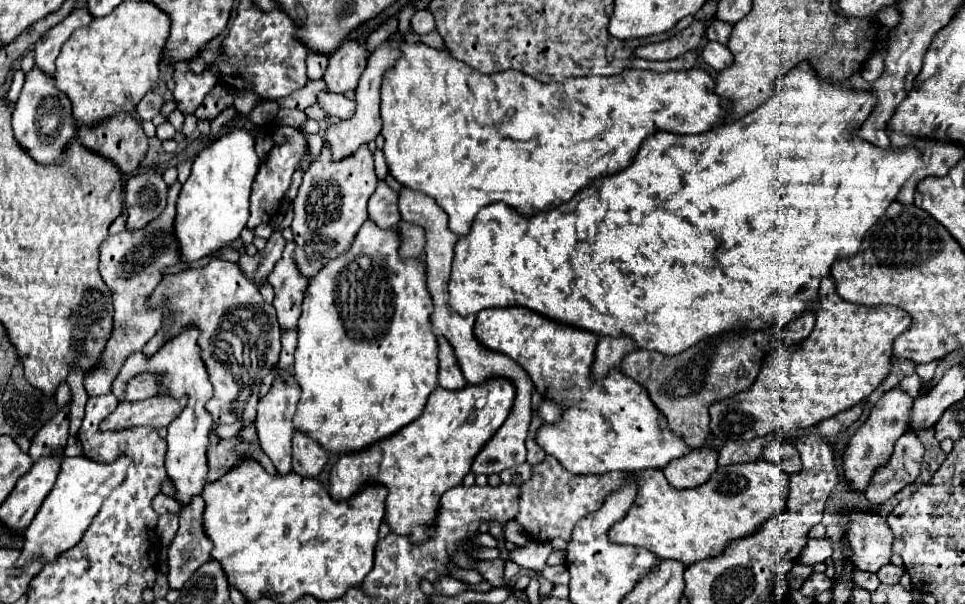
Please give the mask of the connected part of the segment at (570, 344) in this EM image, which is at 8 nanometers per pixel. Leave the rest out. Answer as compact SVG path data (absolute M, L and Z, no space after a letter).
M522 306L486 308L478 312L474 334L480 340L480 344L484 344L486 348L502 352L510 356L514 362L518 362L528 372L534 386L538 390L546 390L544 392L546 398L552 398L564 404L566 412L562 420L556 424L540 426L536 434L536 442L546 450L546 454L554 456L568 472L606 474L614 470L622 470L622 472L642 472L650 468L662 470L672 458L680 458L690 450L688 444L682 440L682 436L672 434L666 422L666 416L660 412L660 408L652 402L650 394L636 380L614 370L604 380L590 382L590 368L594 362L594 350L598 344L596 334L588 330L580 330L570 324L560 324L542 314L534 314L532 310L522 308Z

